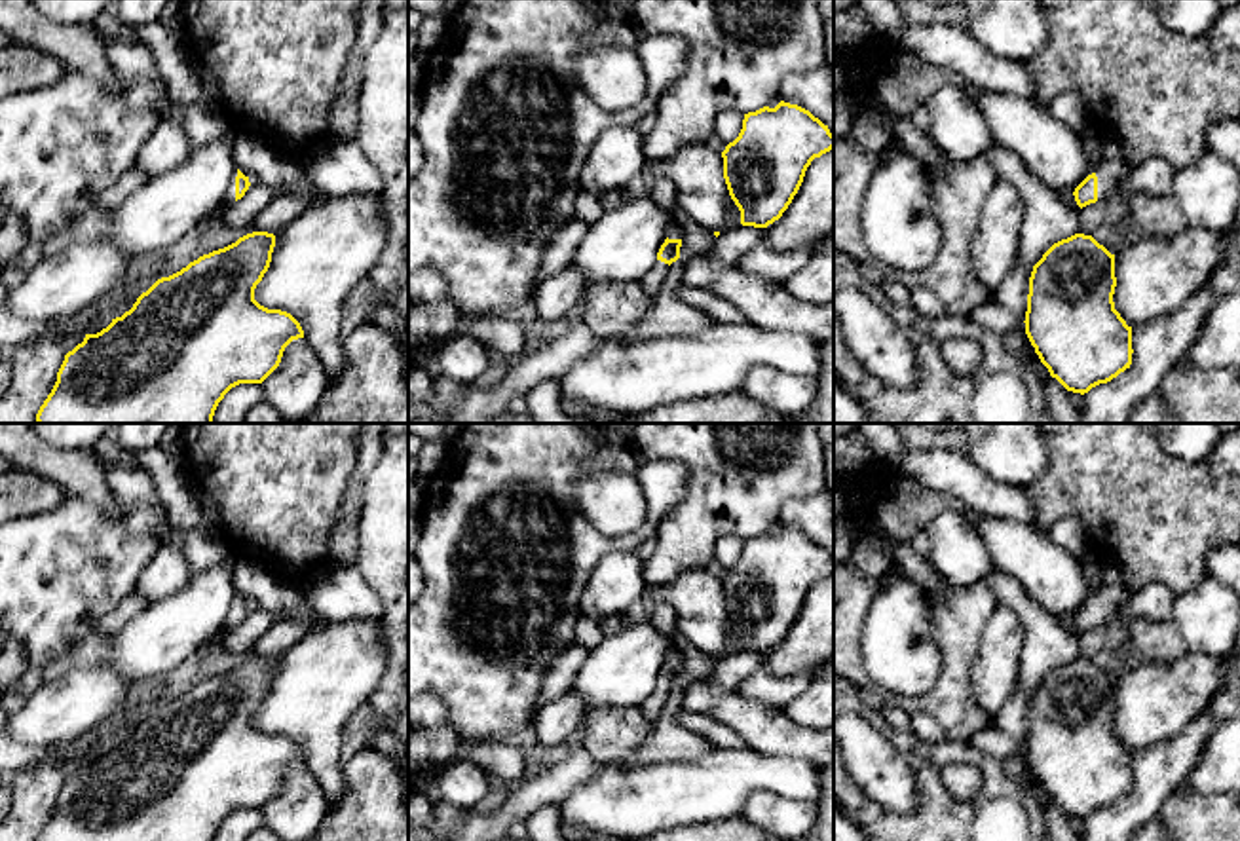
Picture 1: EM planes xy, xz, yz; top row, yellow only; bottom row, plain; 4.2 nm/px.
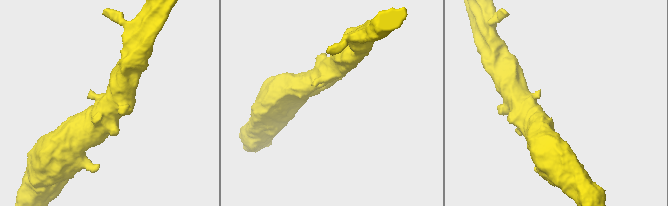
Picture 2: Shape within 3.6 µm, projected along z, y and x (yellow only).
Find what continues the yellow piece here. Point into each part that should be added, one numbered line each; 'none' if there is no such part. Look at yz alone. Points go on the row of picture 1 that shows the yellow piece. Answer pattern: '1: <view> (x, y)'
1: yz (1109, 175)

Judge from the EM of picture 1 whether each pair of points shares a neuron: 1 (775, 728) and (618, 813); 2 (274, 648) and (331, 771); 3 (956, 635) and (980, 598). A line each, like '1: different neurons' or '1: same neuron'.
1: different neurons
2: different neurons
3: same neuron

